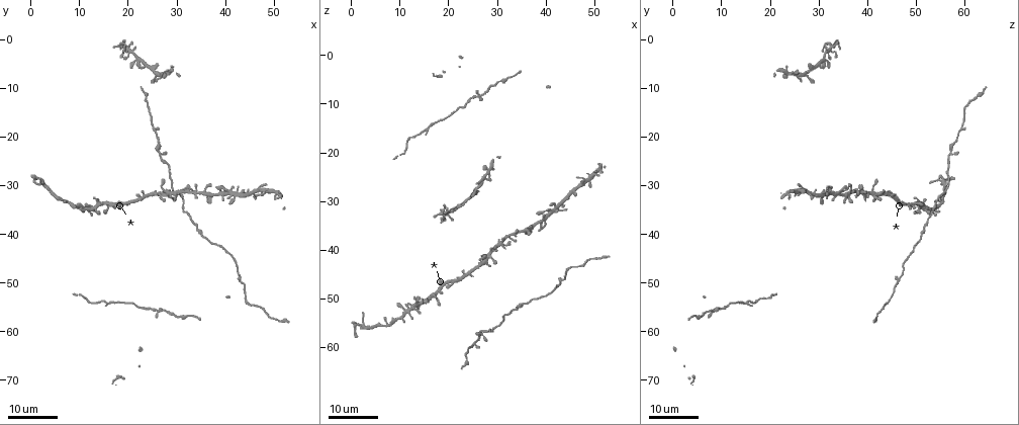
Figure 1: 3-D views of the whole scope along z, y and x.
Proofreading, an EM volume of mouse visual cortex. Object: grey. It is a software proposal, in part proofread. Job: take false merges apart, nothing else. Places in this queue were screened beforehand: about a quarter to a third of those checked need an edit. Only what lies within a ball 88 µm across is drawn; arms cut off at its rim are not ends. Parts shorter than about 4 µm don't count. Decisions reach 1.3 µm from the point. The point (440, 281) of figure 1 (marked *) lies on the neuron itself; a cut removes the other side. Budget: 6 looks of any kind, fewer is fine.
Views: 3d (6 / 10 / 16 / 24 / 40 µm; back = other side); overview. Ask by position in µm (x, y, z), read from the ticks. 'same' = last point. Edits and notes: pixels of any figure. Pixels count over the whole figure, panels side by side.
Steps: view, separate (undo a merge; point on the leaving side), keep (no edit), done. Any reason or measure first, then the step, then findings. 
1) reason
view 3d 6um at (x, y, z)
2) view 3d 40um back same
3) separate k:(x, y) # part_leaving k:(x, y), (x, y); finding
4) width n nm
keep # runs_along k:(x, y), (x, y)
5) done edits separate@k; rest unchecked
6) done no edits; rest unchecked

view 3d 16um at (28.0, 31.0, 41.0)

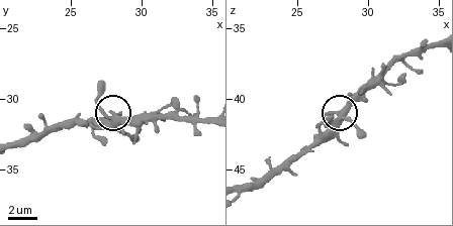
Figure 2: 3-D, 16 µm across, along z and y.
view 3d 10um same

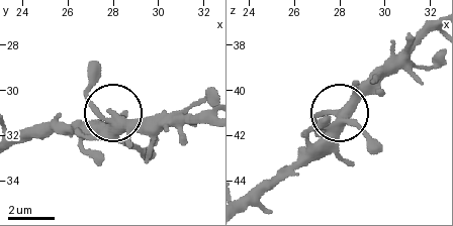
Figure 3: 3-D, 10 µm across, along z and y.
keep # runs_along 3:(245, 209), (335, 116), (315, 116), (313, 135); all the same neuron

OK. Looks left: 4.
thin arm on a thick one
view 3d 16um at (26.0, 55.5, 8.0)

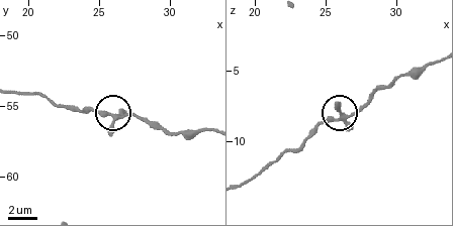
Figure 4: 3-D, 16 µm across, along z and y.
view 3d 6um at (26.2, 55.8, 8.2)

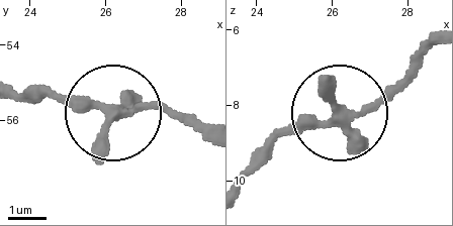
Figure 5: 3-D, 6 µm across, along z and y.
side_arm 11 um
keep # runs_along 5:(249, 165), (278, 139), (355, 114), (420, 52); continuous, no second neuron

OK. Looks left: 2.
done no edits; rest unchecked

